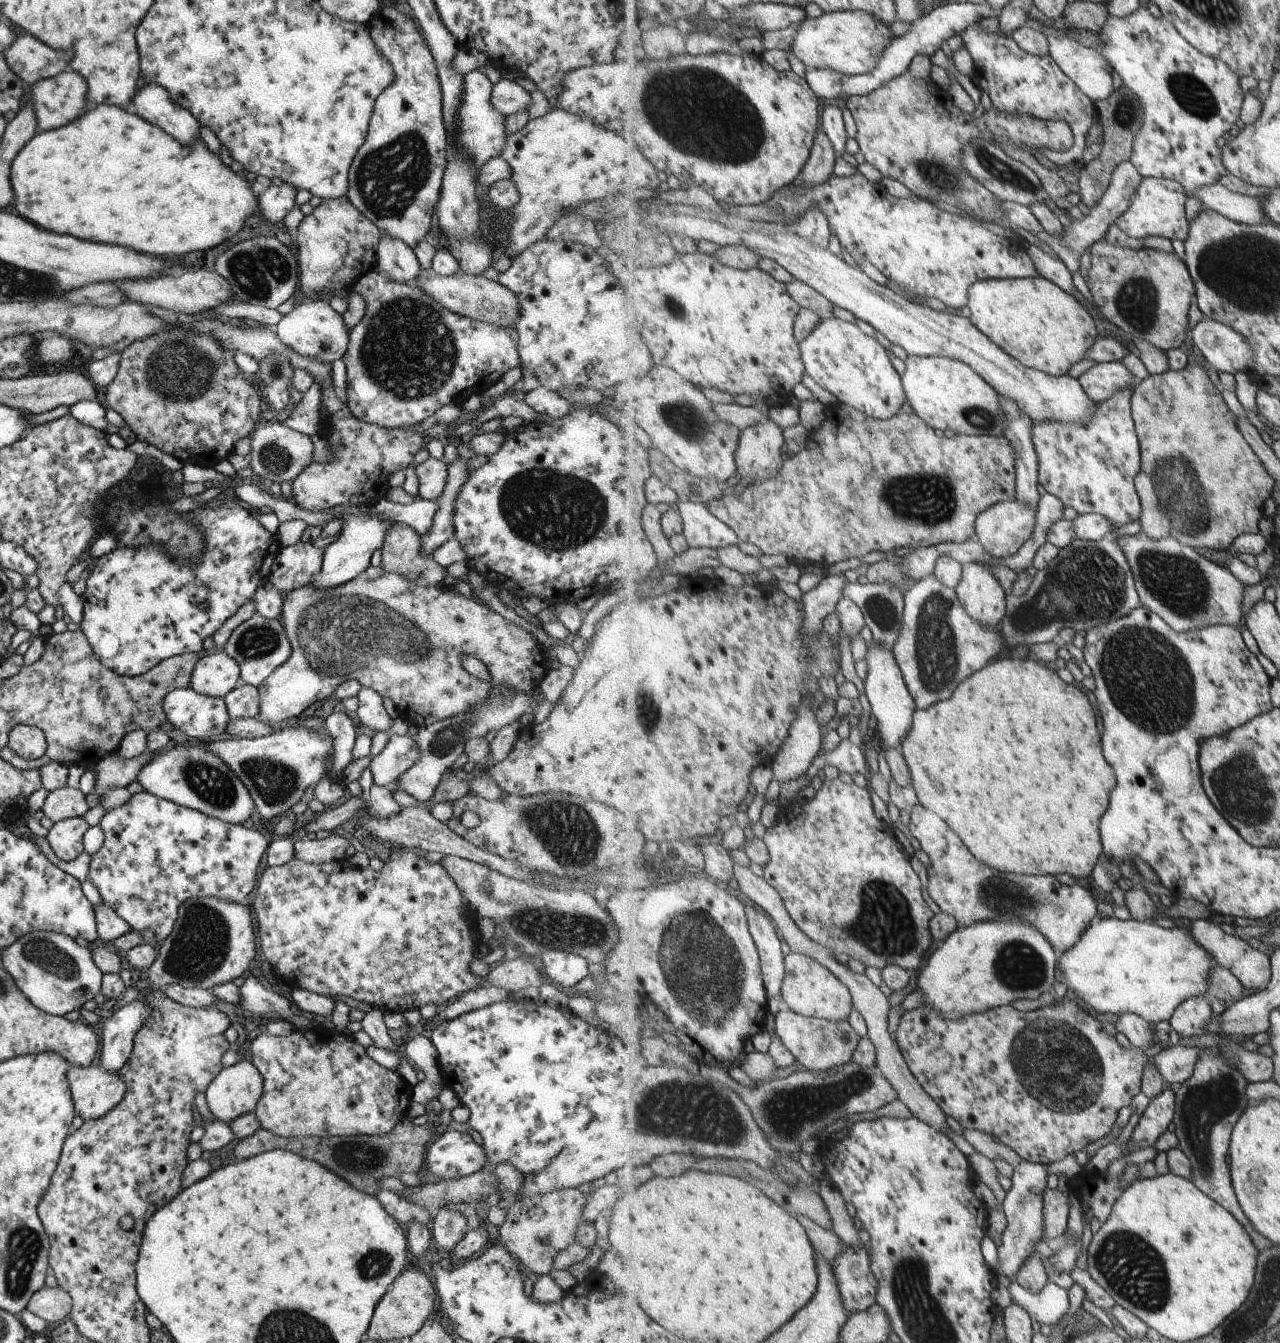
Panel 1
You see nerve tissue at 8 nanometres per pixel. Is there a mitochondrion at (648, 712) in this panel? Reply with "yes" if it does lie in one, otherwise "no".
yes

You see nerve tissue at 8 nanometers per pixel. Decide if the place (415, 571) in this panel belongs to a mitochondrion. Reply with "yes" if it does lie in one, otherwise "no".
yes

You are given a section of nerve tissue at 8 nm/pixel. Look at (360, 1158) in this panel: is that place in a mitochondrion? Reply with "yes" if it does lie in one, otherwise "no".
yes

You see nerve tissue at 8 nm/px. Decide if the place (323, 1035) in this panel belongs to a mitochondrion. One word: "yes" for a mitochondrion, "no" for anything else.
no

